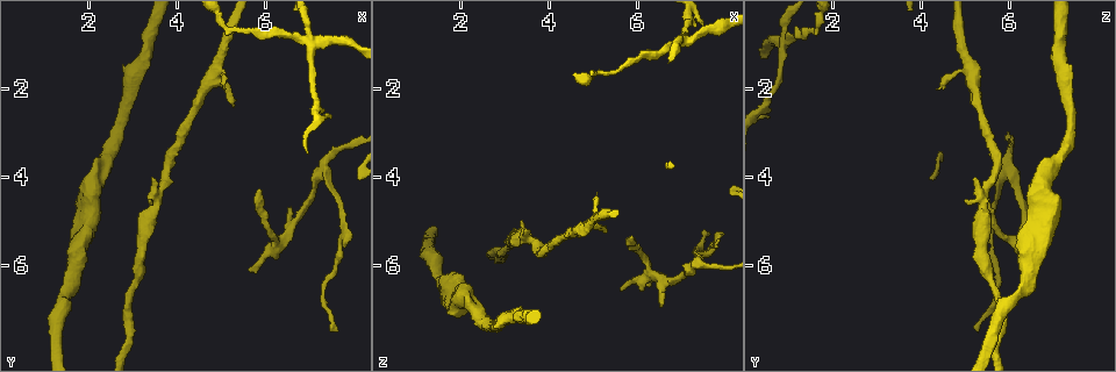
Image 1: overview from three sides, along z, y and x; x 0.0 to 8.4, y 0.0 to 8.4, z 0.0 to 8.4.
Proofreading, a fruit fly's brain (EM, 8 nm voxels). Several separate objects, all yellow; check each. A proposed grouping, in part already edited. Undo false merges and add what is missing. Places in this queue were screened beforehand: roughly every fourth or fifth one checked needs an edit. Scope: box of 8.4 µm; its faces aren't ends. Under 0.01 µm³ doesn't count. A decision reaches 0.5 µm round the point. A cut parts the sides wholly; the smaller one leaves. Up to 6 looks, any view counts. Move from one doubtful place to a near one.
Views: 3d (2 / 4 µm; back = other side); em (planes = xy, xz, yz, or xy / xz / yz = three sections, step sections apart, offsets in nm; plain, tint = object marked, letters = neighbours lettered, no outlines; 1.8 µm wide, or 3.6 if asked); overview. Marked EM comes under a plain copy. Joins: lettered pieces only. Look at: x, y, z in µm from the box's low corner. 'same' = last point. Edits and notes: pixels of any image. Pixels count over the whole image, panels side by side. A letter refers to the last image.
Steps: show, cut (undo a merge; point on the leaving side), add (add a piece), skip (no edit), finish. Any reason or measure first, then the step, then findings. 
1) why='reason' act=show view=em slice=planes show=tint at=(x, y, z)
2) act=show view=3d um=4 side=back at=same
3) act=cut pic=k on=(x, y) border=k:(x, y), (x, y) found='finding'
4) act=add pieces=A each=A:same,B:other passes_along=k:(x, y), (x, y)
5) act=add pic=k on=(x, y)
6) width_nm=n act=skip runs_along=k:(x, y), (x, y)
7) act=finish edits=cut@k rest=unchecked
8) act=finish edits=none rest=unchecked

why='four or more arms meet' act=show view=3d um=4 at=(7.15, 0.95, 0.85)

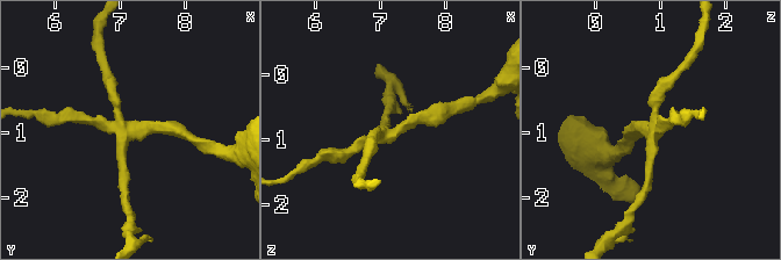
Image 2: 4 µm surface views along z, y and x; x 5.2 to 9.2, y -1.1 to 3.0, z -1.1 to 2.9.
arms=4 why='now the EM' act=show view=em slice=planes show=letters at=(7.15, 0.95, 0.90)

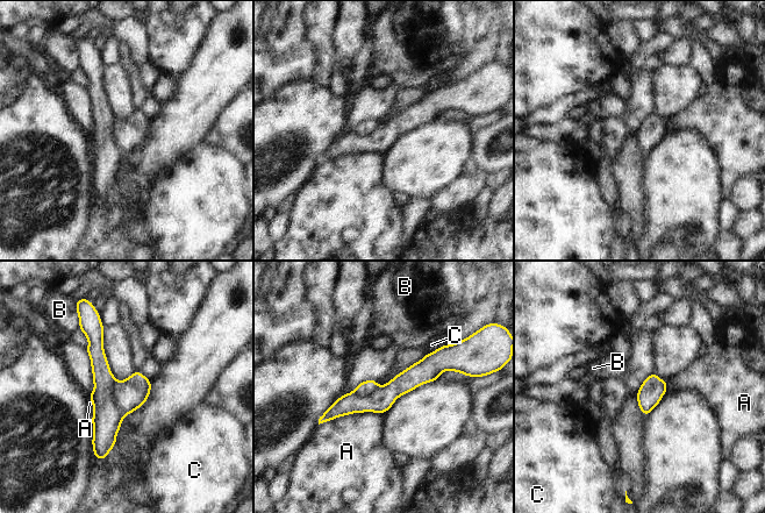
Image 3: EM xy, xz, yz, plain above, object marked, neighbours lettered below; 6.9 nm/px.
act=cut pic=3 on=(129, 394) each=A:other,B:other,C:other part_leaving=3:(449, 367), (322, 419) found='a second cell is stuck on'

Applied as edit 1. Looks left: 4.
act=show view=overview

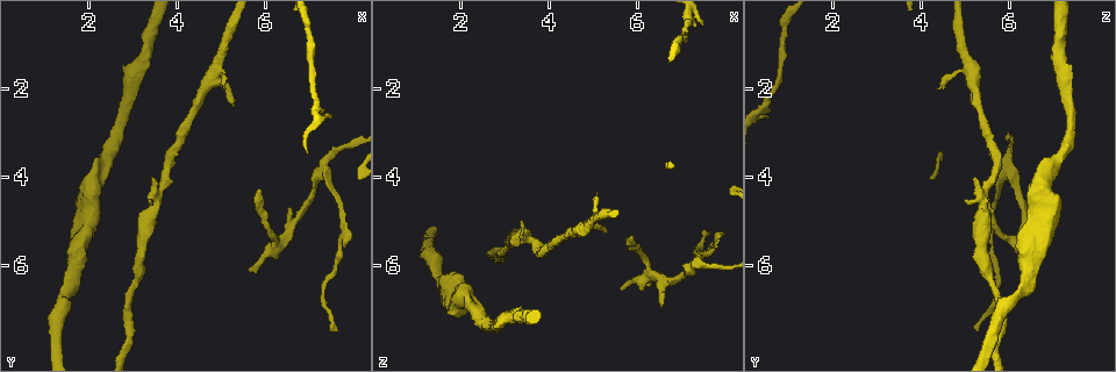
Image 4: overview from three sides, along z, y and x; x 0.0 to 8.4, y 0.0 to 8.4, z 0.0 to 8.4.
why='free end' act=show view=em slice=xz step=8 show=tint at=(5.05, 2.00, 4.45)

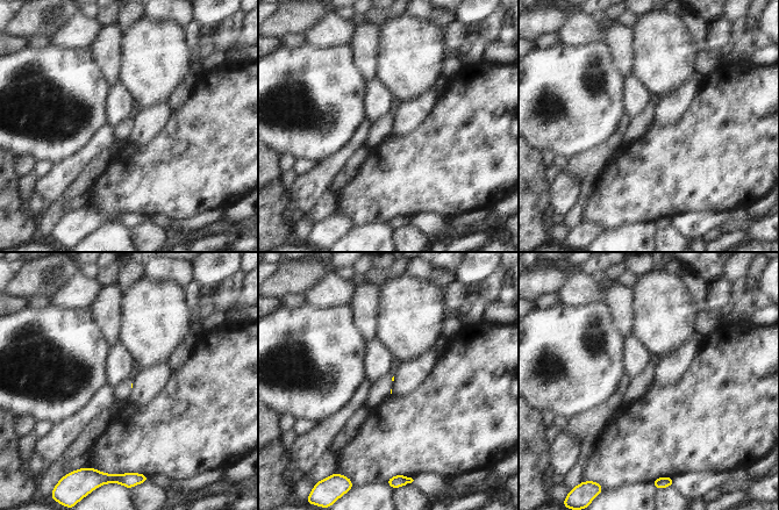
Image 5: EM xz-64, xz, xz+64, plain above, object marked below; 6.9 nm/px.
why='cut it another way' act=show view=em slice=planes show=letters at=same

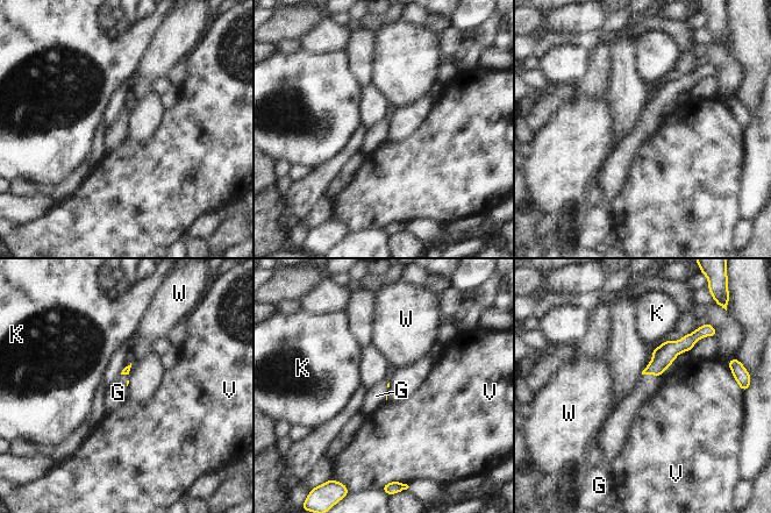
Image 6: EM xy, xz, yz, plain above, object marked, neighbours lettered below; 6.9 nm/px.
longest_contact=K:130nm act=add pieces=G each=G:same,K:other,V:other,W:other found='it goes on there'

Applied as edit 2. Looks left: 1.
act=finish edits=cut@3,add@6 rest=unchecked

